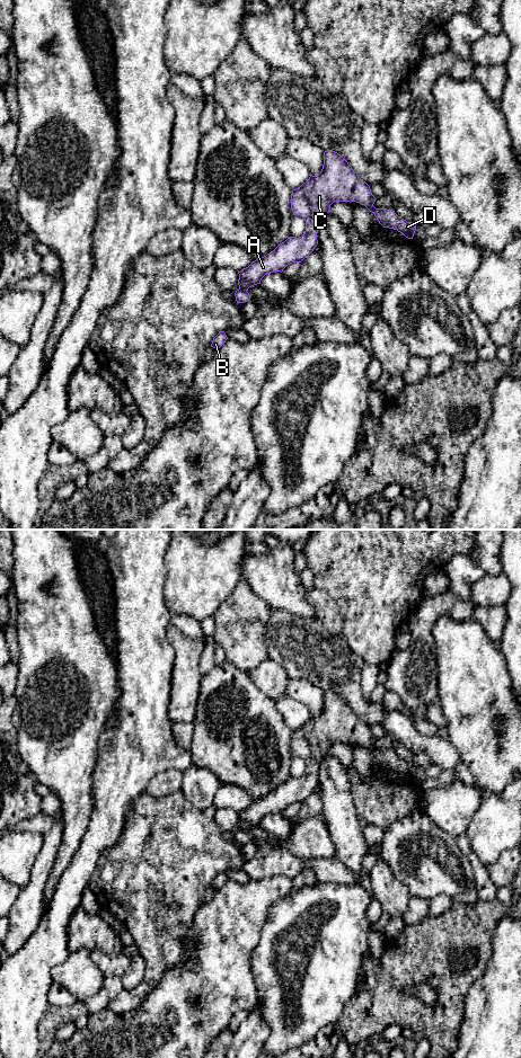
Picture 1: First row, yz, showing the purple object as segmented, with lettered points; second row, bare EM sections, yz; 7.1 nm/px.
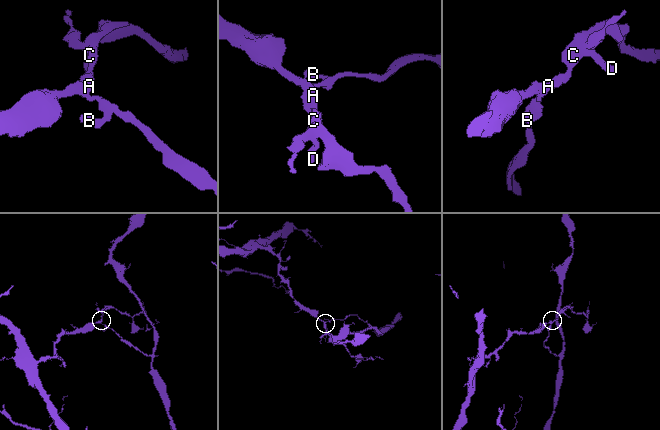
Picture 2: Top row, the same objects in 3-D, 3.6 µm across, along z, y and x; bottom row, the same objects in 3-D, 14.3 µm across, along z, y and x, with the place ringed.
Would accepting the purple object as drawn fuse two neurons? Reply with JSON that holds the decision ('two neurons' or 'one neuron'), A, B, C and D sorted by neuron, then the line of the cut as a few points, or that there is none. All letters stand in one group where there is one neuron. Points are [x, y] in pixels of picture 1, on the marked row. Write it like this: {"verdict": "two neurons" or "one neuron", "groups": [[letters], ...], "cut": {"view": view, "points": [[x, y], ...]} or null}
{"verdict": "two neurons", "groups": [["A", "C", "D"], ["B"]], "cut": {"view": "yz", "points": [[239, 287], [246, 292]]}}

